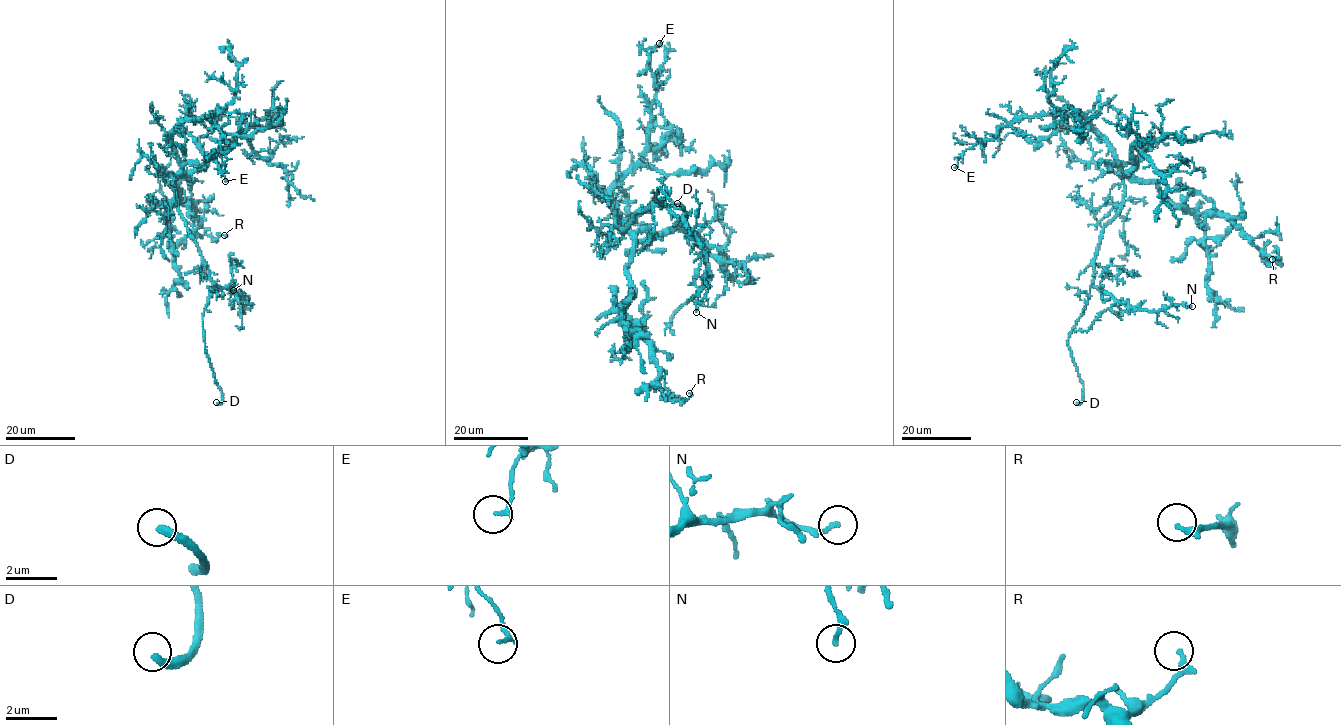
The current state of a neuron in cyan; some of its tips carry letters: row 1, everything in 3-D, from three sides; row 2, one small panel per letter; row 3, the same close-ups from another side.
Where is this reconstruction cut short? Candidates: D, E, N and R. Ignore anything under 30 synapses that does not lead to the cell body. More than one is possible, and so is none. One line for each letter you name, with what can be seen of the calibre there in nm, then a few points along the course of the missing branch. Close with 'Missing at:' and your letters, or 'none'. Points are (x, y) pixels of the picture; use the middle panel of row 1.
D: calibre 320 nm; course (677, 203), (660, 193), (642, 173), (632, 185), (628, 220)
Missing at: D

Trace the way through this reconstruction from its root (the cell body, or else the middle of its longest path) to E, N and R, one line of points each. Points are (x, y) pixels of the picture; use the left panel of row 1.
E: (174, 187), (180, 162), (172, 133), (185, 121), (203, 117), (220, 129), (216, 159), (225, 181)
N: (174, 187), (176, 209), (206, 264), (209, 278), (216, 285), (248, 298), (233, 290)
R: (174, 187), (175, 178), (185, 175), (172, 204), (193, 204), (199, 225), (195, 232), (224, 235)

